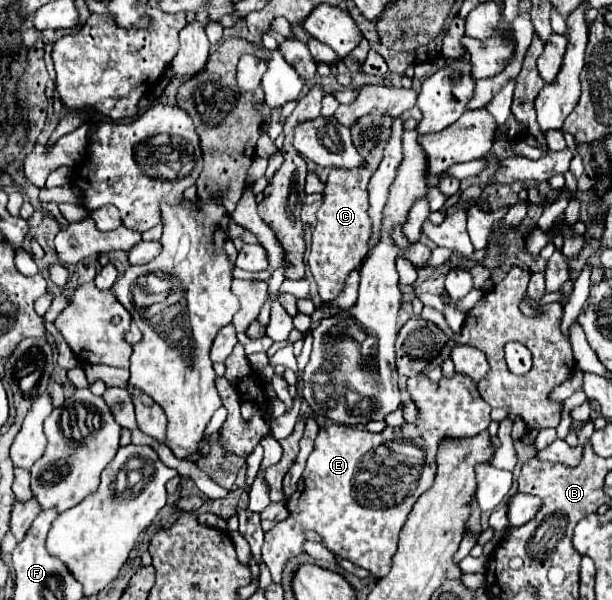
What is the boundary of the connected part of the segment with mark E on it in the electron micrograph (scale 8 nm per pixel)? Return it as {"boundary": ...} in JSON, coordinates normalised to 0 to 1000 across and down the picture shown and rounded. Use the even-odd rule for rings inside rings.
{"boundary":[[[693,622],[667,632],[667,655],[683,678],[686,708],[660,708],[654,715],[627,715],[627,722],[611,725],[598,715],[569,715],[559,708],[536,708],[523,715],[513,752],[500,768],[500,782],[493,792],[493,818],[480,822],[477,832],[467,838],[474,862],[454,872],[444,885],[435,888],[428,908],[428,935],[438,942],[448,972],[458,972],[464,938],[493,922],[493,905],[500,902],[493,885],[510,882],[526,892],[529,908],[552,922],[556,928],[575,935],[585,945],[601,948],[611,962],[627,962],[641,945],[641,928],[650,912],[650,885],[657,885],[657,872],[663,872],[663,858],[670,858],[670,845],[676,845],[680,832],[706,808],[712,792],[712,748],[716,735],[725,728],[775,728],[801,708],[801,678],[781,658],[778,642],[758,628],[742,622],[739,632],[719,635],[709,642]]]}

